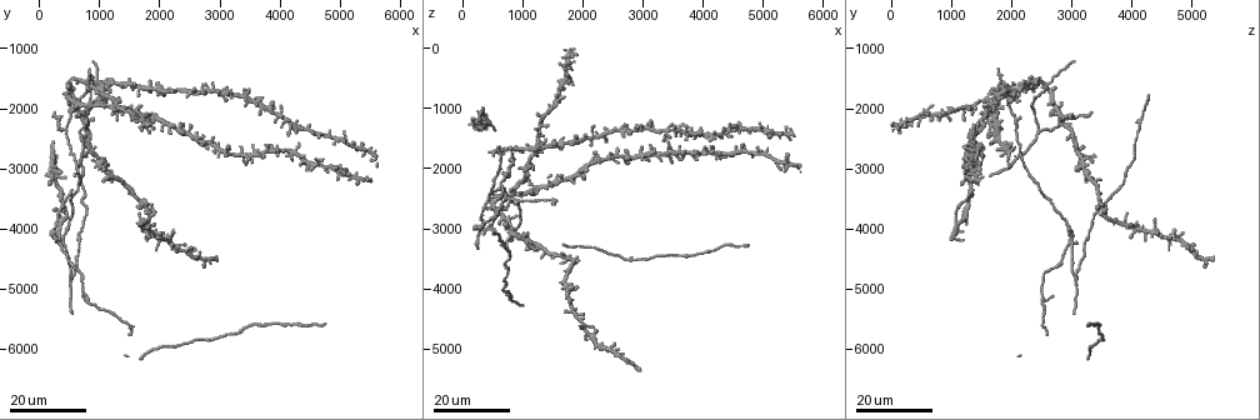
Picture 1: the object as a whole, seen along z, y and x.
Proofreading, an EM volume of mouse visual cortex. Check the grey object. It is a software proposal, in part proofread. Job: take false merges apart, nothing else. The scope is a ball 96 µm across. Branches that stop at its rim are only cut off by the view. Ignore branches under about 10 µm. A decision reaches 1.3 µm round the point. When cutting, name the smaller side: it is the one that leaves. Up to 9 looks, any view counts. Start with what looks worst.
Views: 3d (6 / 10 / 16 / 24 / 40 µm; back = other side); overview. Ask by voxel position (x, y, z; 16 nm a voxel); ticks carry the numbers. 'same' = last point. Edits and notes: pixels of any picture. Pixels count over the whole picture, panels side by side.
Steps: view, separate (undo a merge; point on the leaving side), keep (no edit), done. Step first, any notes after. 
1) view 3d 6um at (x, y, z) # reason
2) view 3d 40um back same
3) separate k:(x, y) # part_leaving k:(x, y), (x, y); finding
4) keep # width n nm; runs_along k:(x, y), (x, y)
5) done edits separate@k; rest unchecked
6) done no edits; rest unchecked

view 3d 24um at (350, 4200, 3000) # four arms meet

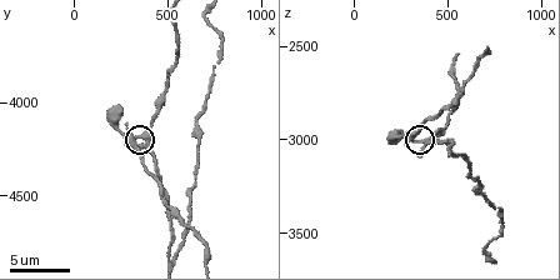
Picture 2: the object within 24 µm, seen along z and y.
view 3d 6um at (360, 4180, 3000) # closer look

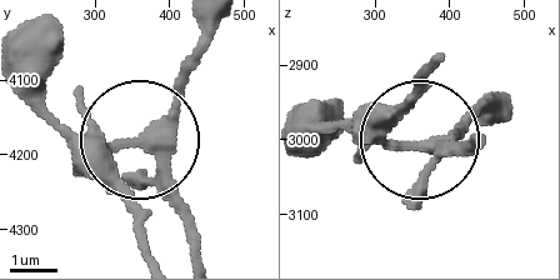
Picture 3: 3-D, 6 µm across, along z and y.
separate 3:(74, 164) # width 250 nm; two neurons meet here

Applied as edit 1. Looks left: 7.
view overview

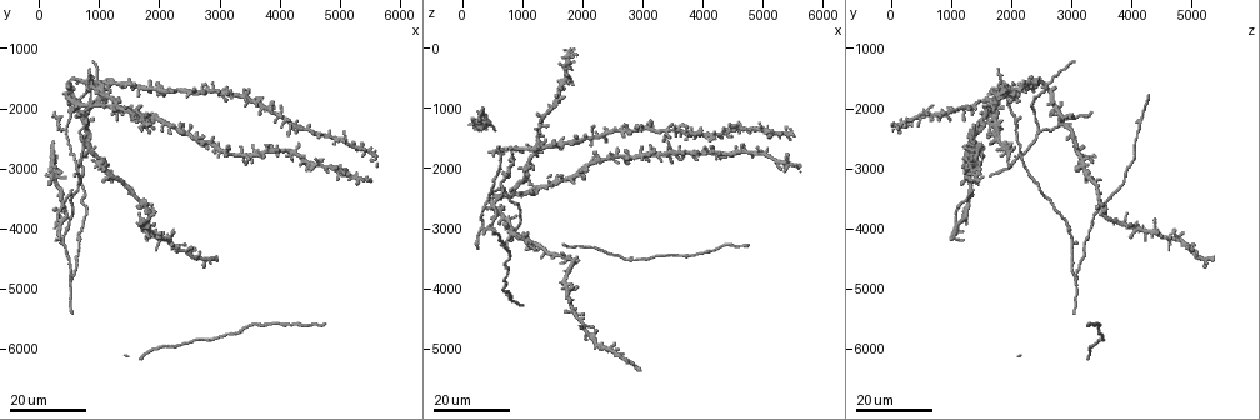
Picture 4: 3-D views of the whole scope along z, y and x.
view 3d 24um at (500, 4850, 3050) # two arms in line, one across

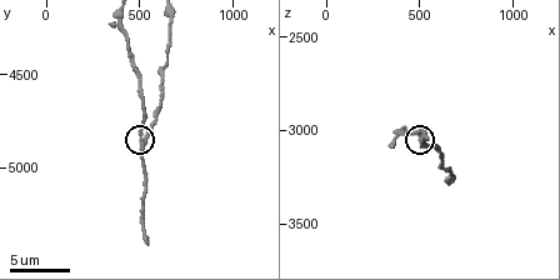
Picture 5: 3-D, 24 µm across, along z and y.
view 3d 10um same # zoom in

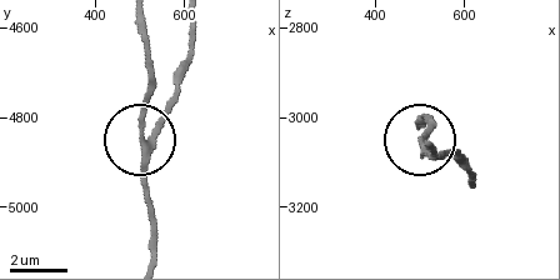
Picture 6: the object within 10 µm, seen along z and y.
keep # runs_along 6:(140, 20), (146, 56), (141, 135), (170, 99), (180, 65); continuous, no second neuron

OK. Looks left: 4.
view 3d 24um at (400, 2350, 2450) # a fork

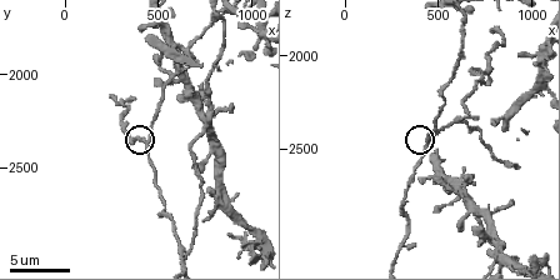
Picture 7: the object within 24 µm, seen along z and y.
view 3d 10um at (420, 2360, 2480)

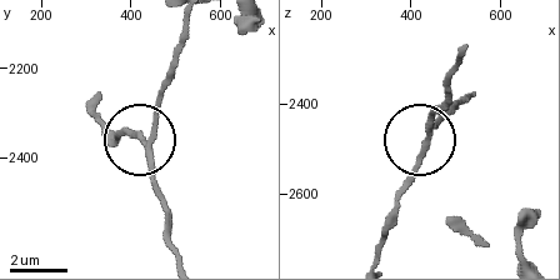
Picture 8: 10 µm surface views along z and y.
keep # side_arm 17 um; runs_along 8:(190, 25), (151, 140), (106, 135); continuous, no second neuron

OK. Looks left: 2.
view 3d 16um at (850, 1650, 2350) # thin arm on a thick one

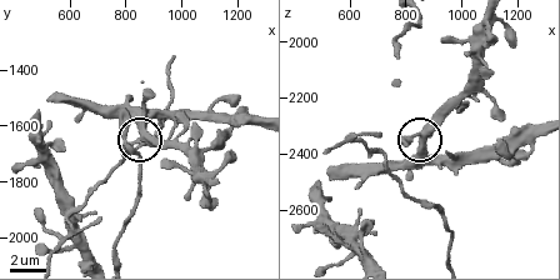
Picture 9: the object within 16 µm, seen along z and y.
view 3d 10um at (850, 1640, 2330) # closer look

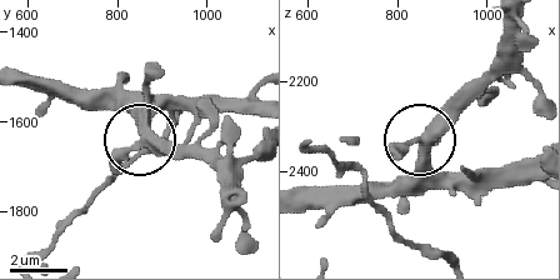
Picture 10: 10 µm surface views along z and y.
keep # side_arm 87 um; one neuron here

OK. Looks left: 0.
done edits separate@3; rest unchecked

